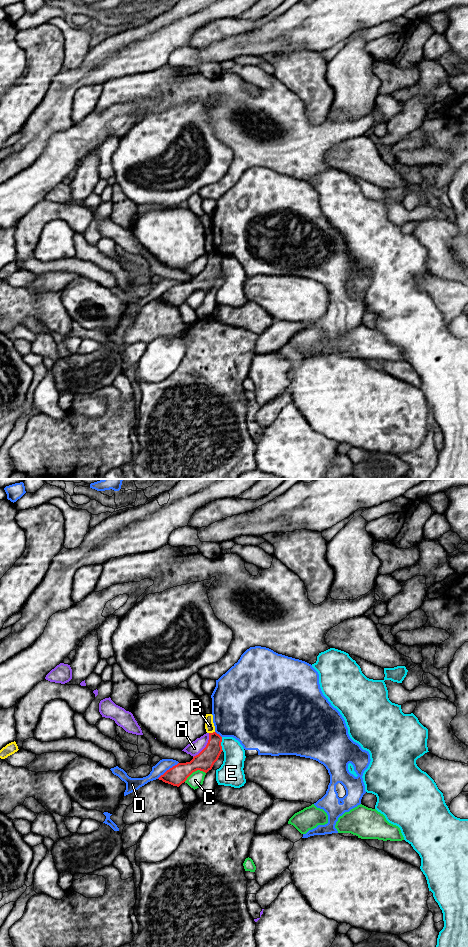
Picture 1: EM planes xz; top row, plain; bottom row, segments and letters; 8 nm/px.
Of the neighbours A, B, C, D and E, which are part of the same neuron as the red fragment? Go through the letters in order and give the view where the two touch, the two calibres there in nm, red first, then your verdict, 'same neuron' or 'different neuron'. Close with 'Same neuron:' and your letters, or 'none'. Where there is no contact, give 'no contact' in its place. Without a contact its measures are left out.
A: contact in xz; calibres 160 and 110 nm; different neuron
B: contact in xz; calibres 160 and 80 nm; different neuron
C: contact in xz; calibres 160 and 120 nm; different neuron
D: contact in xz; calibres 160 and 100 nm; different neuron
E: contact in xz; calibres 160 and 200 nm; different neuron
Same neuron: none

